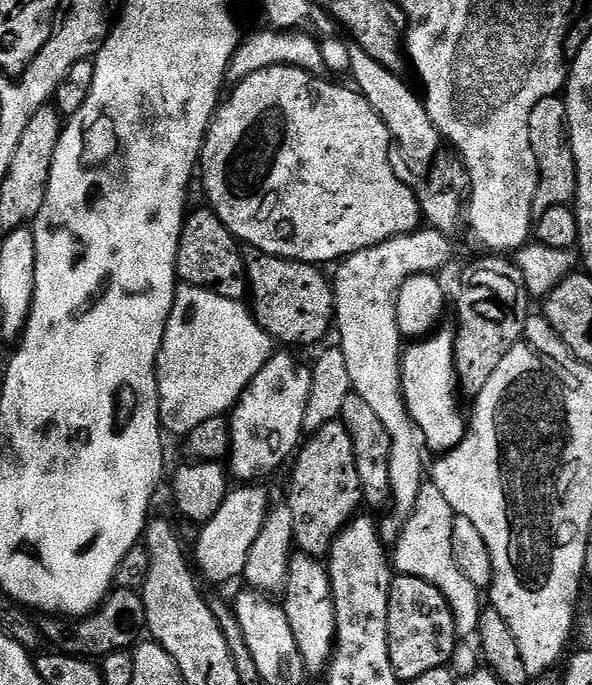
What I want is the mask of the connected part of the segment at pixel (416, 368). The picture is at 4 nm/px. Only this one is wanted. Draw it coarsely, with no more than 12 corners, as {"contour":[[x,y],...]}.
{"contour":[[455,335],[403,349],[400,385],[429,449],[464,441]]}

